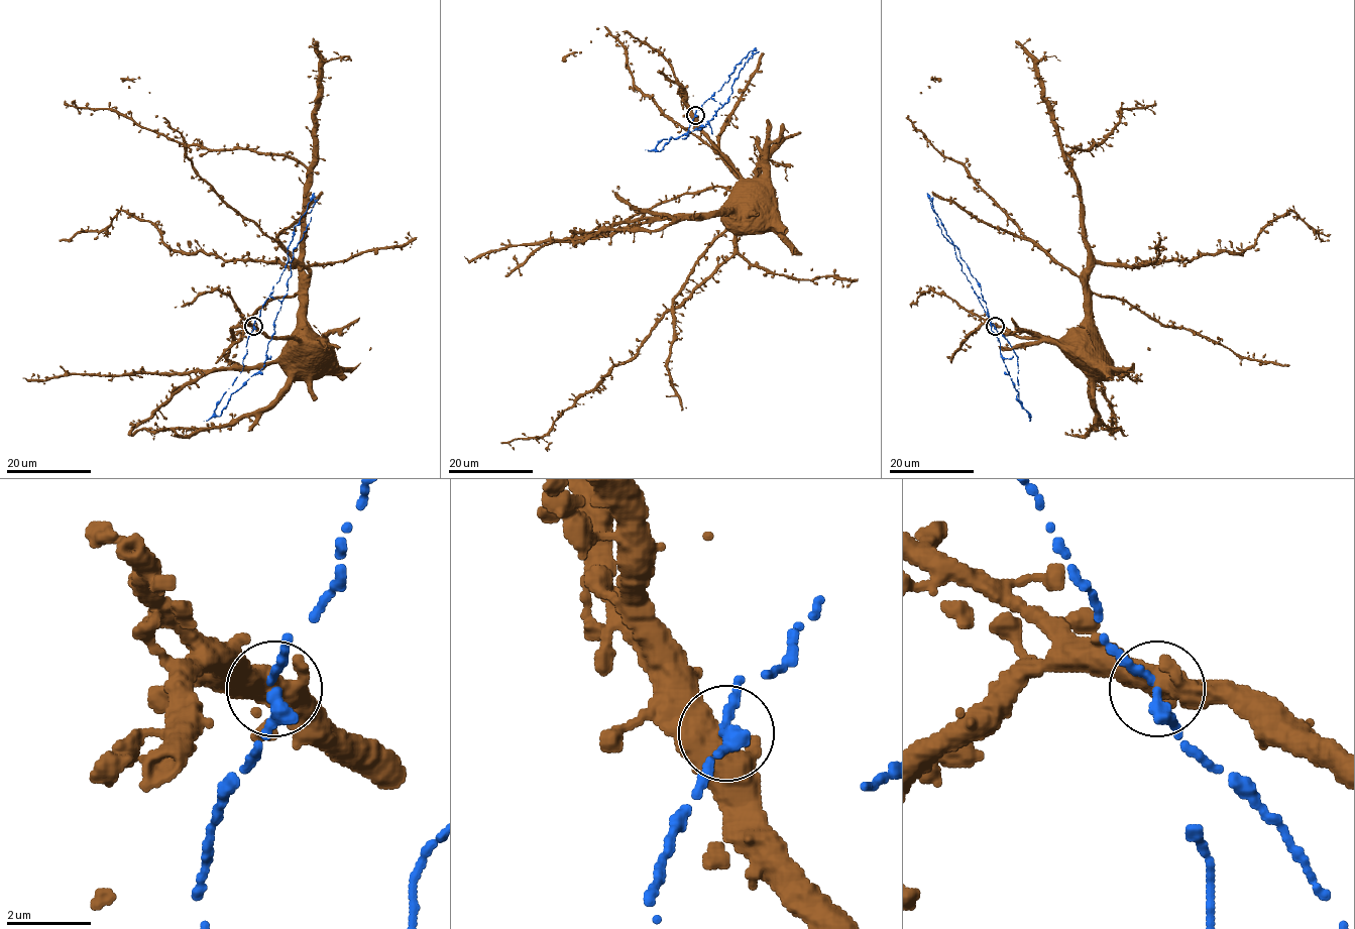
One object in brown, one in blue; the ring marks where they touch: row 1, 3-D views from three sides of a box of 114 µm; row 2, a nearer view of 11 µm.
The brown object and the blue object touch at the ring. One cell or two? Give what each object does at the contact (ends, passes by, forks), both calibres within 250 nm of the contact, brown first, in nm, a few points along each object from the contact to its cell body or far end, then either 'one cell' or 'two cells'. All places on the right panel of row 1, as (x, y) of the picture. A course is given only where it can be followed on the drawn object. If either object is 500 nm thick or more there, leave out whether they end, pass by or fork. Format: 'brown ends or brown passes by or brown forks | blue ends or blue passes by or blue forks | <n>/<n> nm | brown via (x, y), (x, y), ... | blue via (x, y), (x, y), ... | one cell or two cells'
brown forks | blue passes by | 400/280 nm | brown via (995, 326), (1005, 327), (1022, 337), (1049, 337), (1075, 363), (1094, 363) | blue via (995, 326), (931, 199), (941, 233), (981, 288), (1000, 357), (1030, 417), (1018, 399), (1017, 377) | one cell

